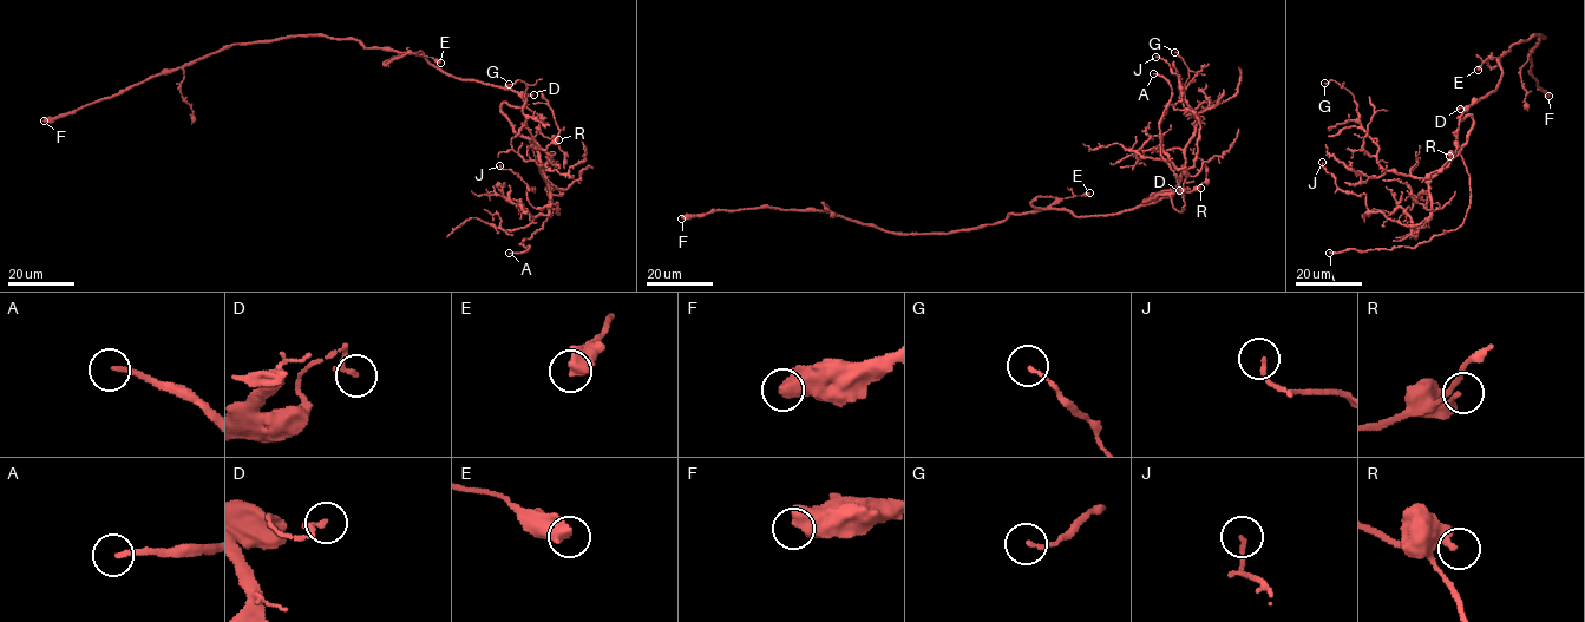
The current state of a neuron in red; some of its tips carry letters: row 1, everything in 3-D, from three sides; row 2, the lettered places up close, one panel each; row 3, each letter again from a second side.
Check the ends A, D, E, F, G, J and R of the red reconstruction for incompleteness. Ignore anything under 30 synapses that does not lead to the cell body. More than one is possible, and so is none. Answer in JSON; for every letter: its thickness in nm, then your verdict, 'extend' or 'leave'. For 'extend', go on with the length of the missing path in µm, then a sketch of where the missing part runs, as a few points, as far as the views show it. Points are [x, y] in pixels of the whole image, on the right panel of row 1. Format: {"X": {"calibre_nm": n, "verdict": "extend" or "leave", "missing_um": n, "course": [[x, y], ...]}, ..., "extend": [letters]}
{"A": {"calibre_nm": 180, "verdict": "extend", "missing_um": 20, "course": [[1329, 253], [1302, 246], [1309, 242]]}, "D": {"calibre_nm": 200, "verdict": "leave"}, "E": {"calibre_nm": 600, "verdict": "leave"}, "F": {"calibre_nm": 700, "verdict": "extend", "missing_um": 30, "course": [[1549, 96], [1558, 119], [1550, 150]]}, "G": {"calibre_nm": 120, "verdict": "leave"}, "J": {"calibre_nm": 150, "verdict": "leave"}, "R": {"calibre_nm": 280, "verdict": "leave"}, "extend": ["A", "F"]}

